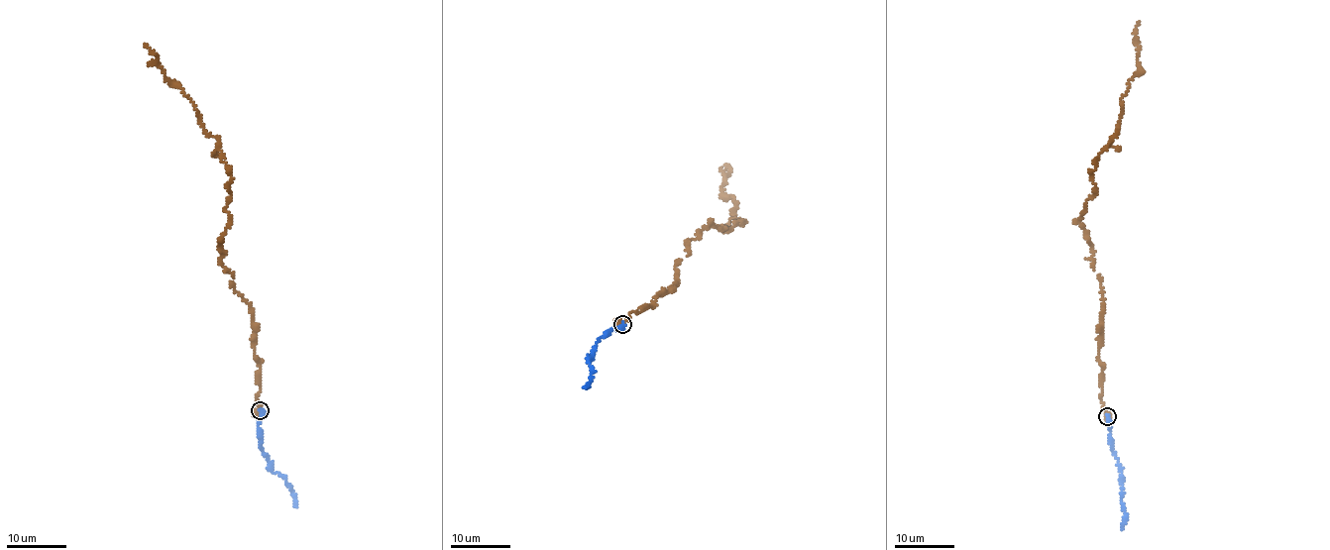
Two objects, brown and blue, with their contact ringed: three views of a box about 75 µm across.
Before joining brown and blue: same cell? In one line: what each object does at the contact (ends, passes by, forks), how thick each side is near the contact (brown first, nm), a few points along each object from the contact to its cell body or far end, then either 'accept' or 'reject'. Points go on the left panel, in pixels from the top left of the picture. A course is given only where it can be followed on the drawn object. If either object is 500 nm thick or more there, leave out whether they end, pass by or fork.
brown forks | blue ends | 360/190 nm | brown via (261, 410), (254, 311), (219, 262), (231, 169), (218, 138), (145, 45) | blue via (261, 410), (260, 446), (268, 460), (268, 467), (285, 480), (292, 491), (296, 507) | accept

